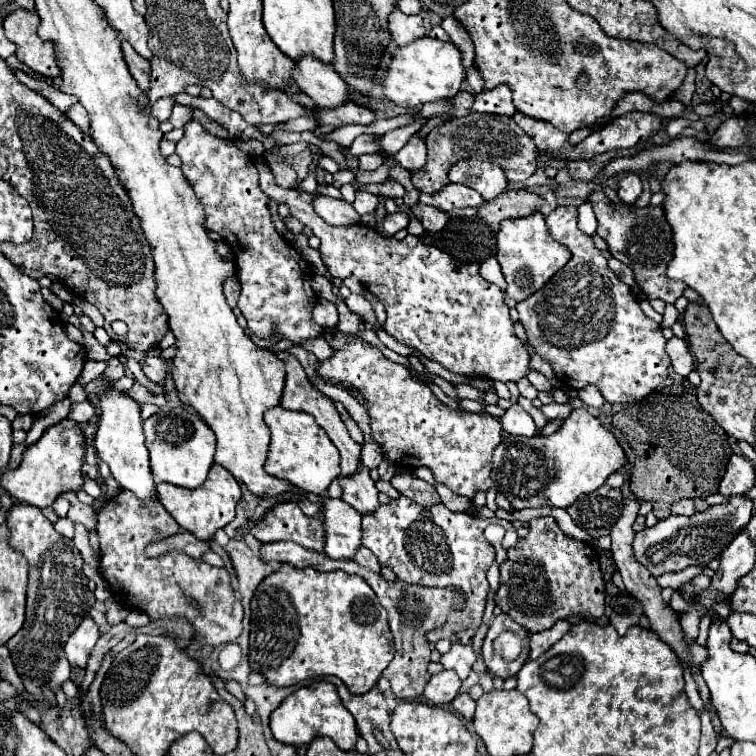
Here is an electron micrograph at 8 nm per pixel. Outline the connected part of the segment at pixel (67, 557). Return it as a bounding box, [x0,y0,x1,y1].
[6,504,96,706]

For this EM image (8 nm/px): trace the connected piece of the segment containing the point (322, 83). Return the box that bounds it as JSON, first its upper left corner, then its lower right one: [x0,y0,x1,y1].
[294,58,350,108]

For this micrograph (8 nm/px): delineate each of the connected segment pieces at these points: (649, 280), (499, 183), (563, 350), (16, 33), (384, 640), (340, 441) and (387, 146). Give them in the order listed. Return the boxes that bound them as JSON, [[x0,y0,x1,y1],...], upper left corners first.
[[590,190,686,304],[448,160,508,200],[516,206,670,404],[4,8,60,78],[250,564,394,694],[280,356,362,474],[376,118,424,156]]

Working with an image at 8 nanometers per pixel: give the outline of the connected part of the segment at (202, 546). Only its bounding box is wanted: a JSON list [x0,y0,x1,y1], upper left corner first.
[144,532,210,560]

